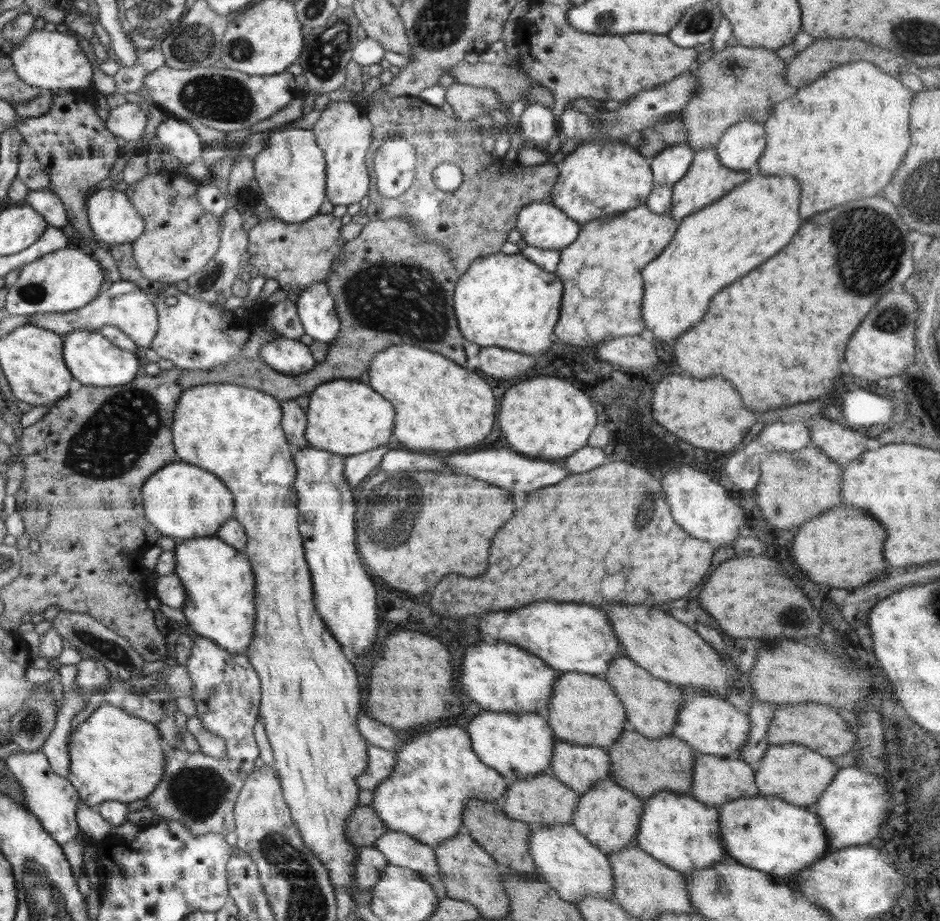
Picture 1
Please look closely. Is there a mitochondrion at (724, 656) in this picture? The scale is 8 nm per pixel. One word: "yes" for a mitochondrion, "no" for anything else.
no

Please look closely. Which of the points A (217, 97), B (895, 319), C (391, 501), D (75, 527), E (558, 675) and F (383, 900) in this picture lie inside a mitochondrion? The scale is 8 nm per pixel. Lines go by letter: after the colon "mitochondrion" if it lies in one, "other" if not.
A: mitochondrion
B: mitochondrion
C: mitochondrion
D: other
E: other
F: other

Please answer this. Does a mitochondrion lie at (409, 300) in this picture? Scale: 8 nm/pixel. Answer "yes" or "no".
yes

